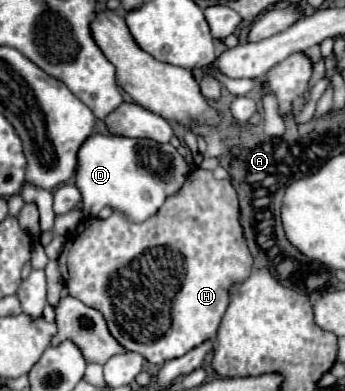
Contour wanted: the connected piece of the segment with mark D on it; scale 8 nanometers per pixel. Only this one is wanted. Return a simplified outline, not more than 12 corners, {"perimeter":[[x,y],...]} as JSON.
{"perimeter":[[91,134],[83,216],[155,216],[191,168],[175,146]]}

